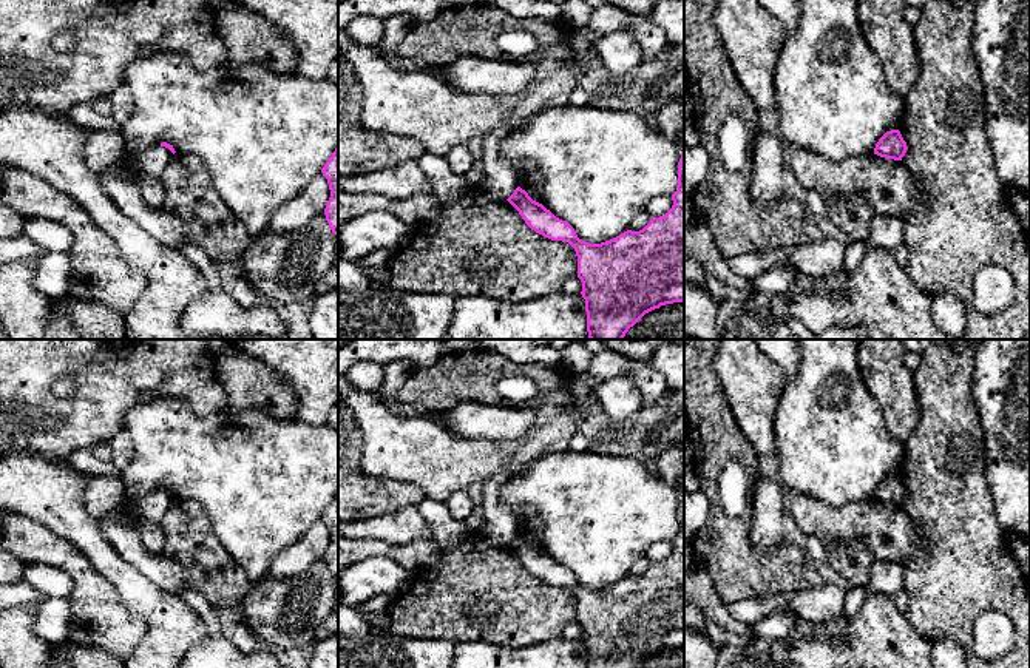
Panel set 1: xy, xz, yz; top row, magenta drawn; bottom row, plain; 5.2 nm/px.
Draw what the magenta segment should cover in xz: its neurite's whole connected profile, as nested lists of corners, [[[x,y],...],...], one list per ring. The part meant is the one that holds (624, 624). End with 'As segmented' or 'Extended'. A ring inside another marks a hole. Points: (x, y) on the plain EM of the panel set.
[[[684,497],[678,508],[678,531],[672,540],[672,554],[664,562],[652,563],[642,575],[627,575],[601,589],[579,585],[568,568],[533,546],[520,532],[507,546],[531,575],[551,586],[568,588],[574,594],[587,668],[638,668],[661,651],[684,646]]]. As segmented

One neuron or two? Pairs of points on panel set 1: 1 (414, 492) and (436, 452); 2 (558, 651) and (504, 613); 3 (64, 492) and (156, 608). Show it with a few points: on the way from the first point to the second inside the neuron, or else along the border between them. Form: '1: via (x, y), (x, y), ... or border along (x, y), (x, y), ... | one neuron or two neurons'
1: border along (382, 477), (414, 483), (428, 497) | two neurons
2: border along (561, 636), (552, 641), (510, 648) | two neurons
3: via (73, 522), (127, 579) | one neuron

